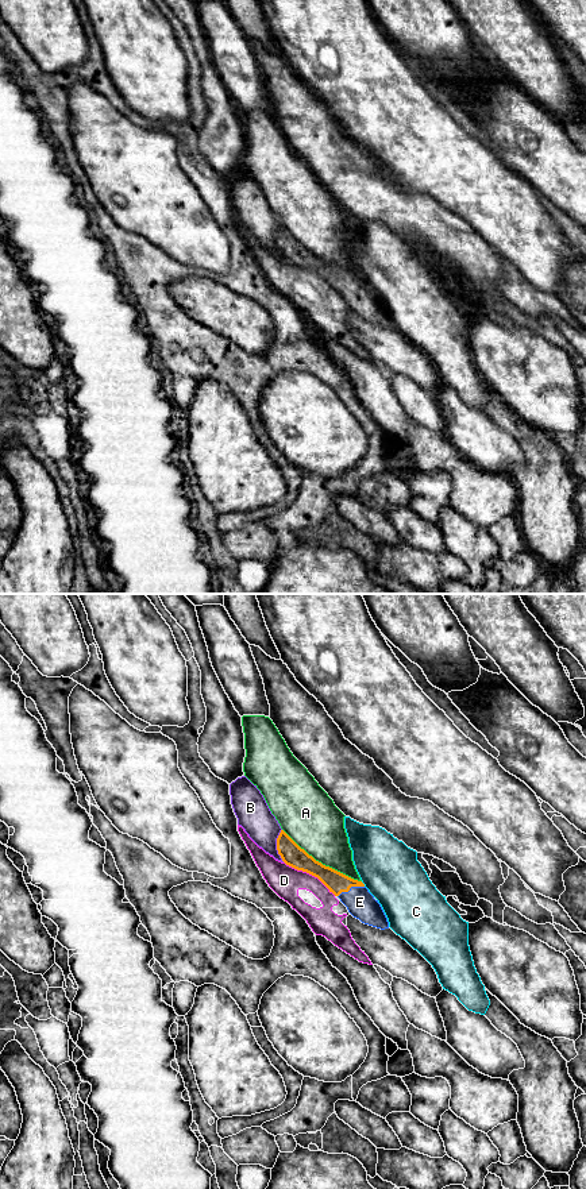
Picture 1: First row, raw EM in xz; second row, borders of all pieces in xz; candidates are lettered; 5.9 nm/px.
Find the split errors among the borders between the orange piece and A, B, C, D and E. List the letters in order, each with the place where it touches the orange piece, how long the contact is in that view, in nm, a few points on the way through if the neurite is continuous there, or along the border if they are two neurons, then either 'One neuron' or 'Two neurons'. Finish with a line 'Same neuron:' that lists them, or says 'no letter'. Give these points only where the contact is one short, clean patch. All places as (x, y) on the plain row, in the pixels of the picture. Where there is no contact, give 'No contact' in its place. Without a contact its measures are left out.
A: Touches orange at xz (320, 258). Shared border 550 nm. Two neurons
B: Touches orange at xz (277, 240). Shared border 200 nm. Two neurons
C: Touches orange at xz (363, 280). Shared border 40 nm. Two neurons
D: Touches orange at xz (309, 269). Shared border 380 nm. Two neurons
E: Touches orange at xz (350, 282). Shared border 170 nm. Path across: xz (335, 277), (343, 282), (350, 282), (359, 297). One neuron
Same neuron: E

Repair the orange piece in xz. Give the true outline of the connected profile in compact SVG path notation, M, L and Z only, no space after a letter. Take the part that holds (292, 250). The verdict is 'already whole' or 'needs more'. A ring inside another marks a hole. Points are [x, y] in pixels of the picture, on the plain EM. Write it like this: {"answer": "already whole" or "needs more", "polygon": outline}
{"answer": "needs more", "polygon": "M281 225L277 233L277 246L286 260L317 273L329 287L340 294L354 313L381 325L389 324L389 317L381 300L362 277L316 256L284 225Z"}

